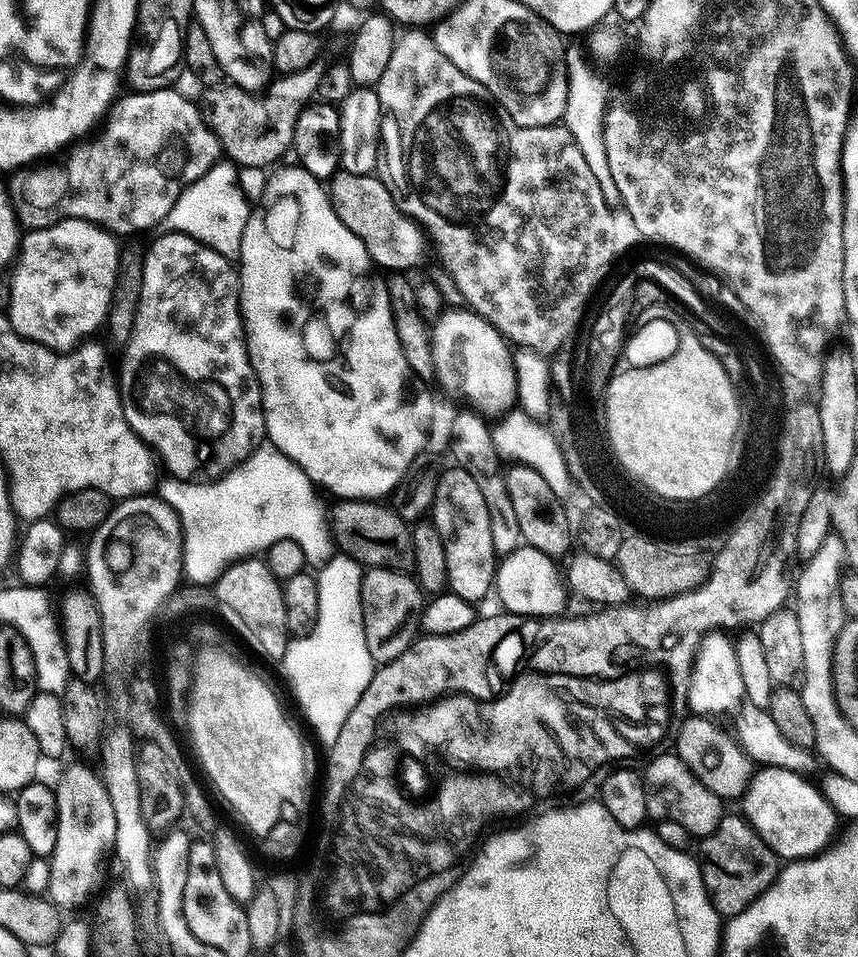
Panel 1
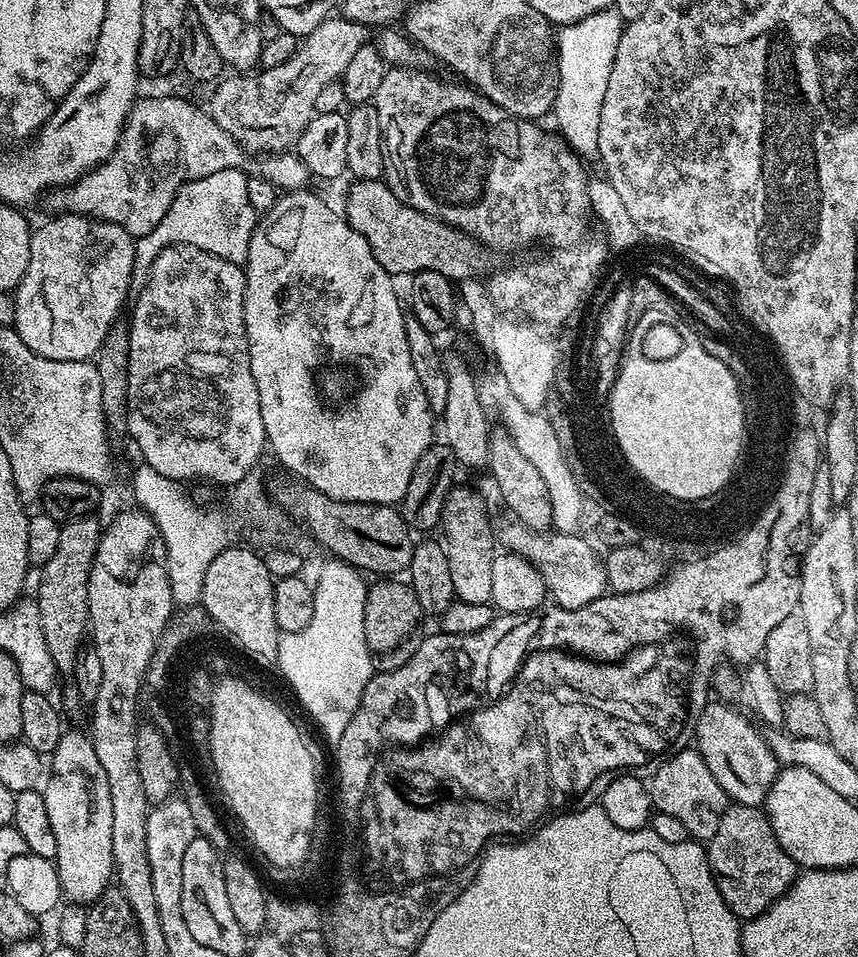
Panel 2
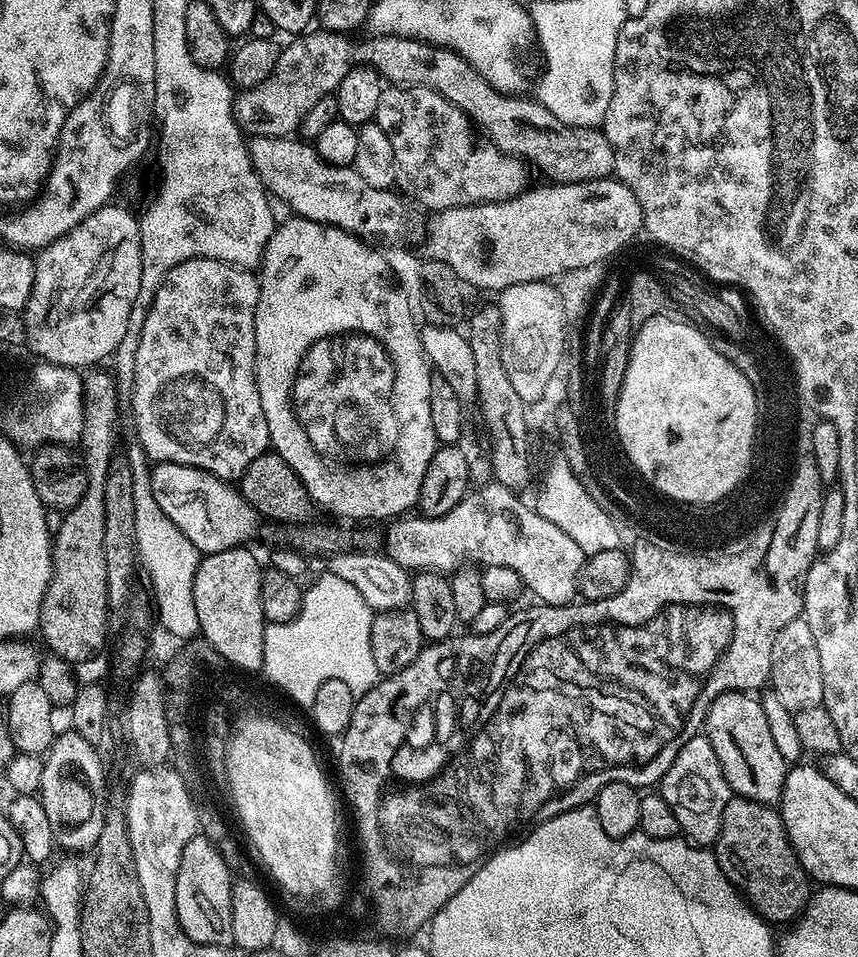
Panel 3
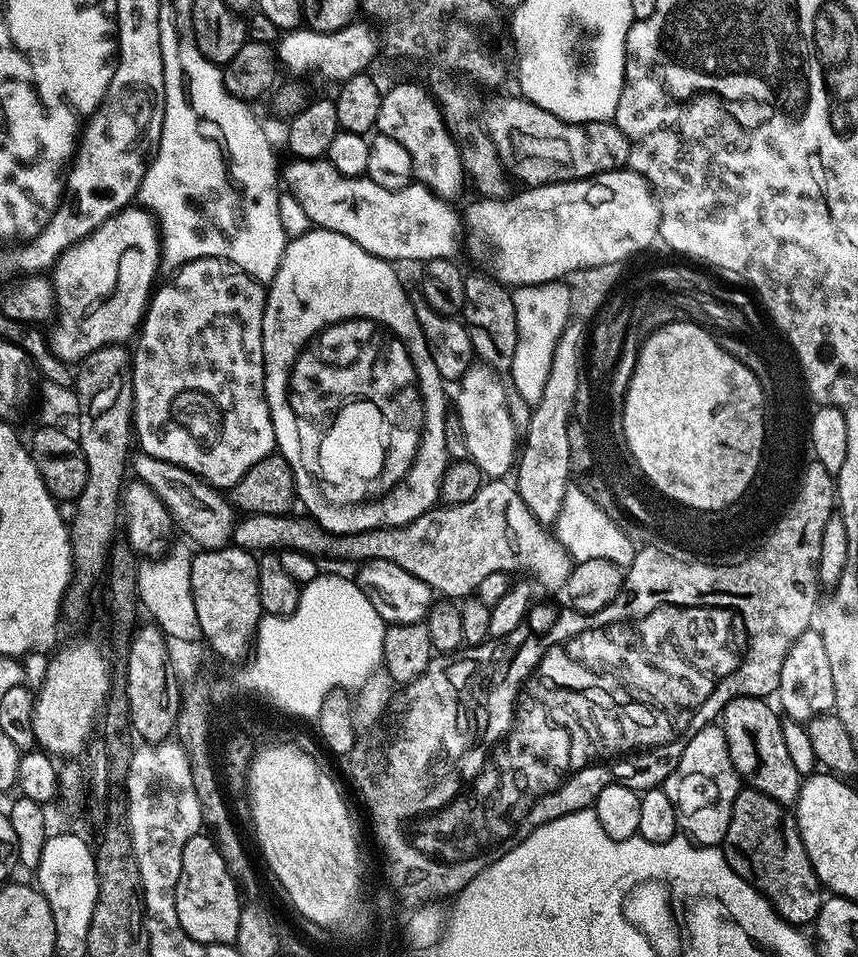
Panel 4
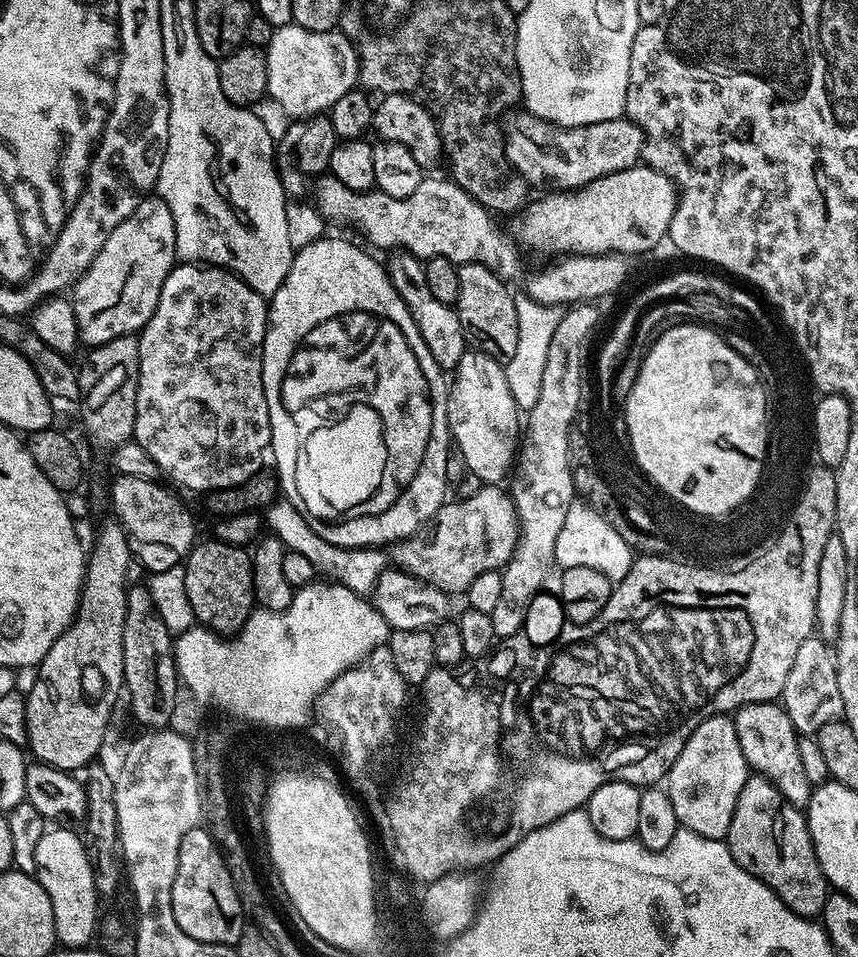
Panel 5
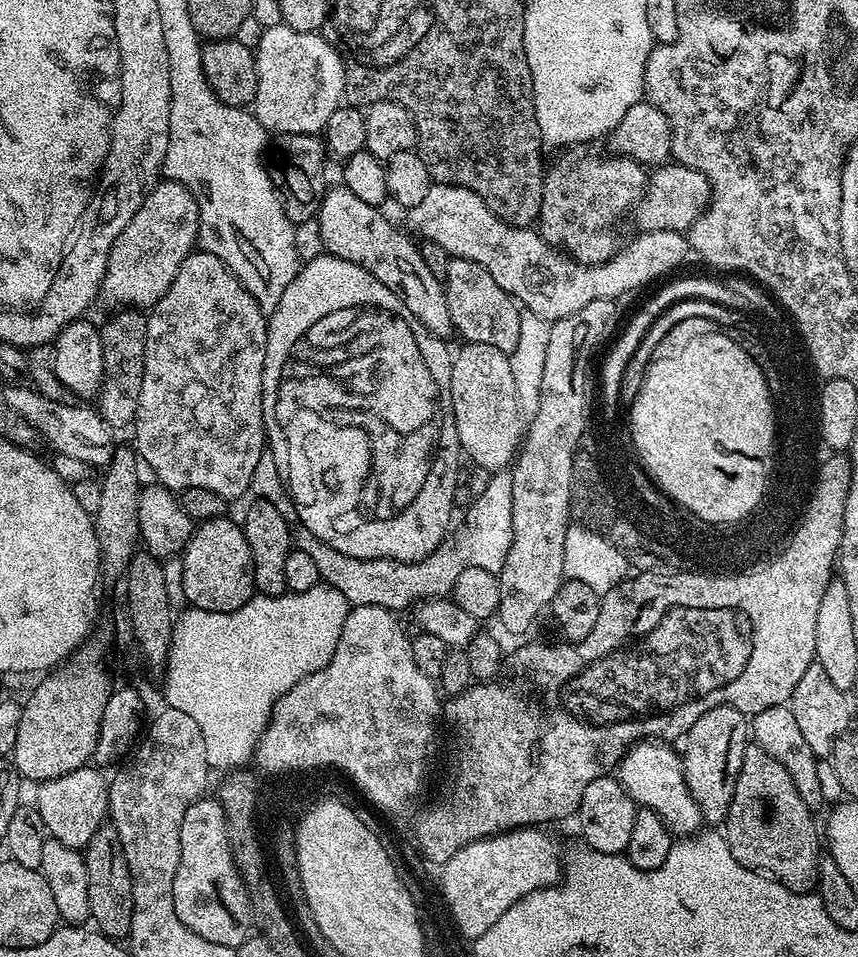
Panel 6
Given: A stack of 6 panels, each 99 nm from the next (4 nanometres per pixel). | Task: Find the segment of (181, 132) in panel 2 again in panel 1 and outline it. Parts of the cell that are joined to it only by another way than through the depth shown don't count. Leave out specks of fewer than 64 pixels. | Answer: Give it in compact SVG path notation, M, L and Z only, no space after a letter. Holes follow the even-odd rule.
M169 86L153 92L132 90L127 93L129 96L121 95L103 118L104 129L93 140L84 138L73 143L61 164L40 162L15 169L11 173L12 181L8 180L6 185L21 229L45 228L59 220L78 218L98 224L117 237L128 238L155 224L163 225L166 214L170 214L170 206L178 202L180 193L202 178L202 174L213 171L217 167L216 159L222 156L218 138L208 129L201 109L174 88Z

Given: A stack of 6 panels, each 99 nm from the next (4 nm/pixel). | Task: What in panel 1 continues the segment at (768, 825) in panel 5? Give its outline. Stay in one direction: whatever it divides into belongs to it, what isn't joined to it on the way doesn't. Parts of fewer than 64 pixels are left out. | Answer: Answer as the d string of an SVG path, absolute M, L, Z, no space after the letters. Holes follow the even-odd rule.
M725 814L722 822L709 836L699 841L700 873L708 891L710 902L722 918L737 916L750 906L776 880L782 867L780 857L762 842L760 835L753 830L743 815Z

